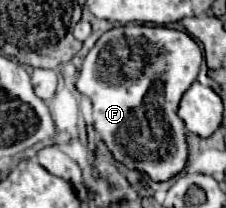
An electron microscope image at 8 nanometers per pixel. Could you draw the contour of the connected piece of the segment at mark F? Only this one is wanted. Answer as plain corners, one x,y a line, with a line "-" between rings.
126,24
108,30
100,36
96,46
84,58
76,88
86,94
94,104
94,128
102,142
126,168
146,172
152,180
162,182
178,174
186,166
188,146
184,136
184,122
176,116
182,94
196,80
202,62
202,50
198,42
180,30
164,26

